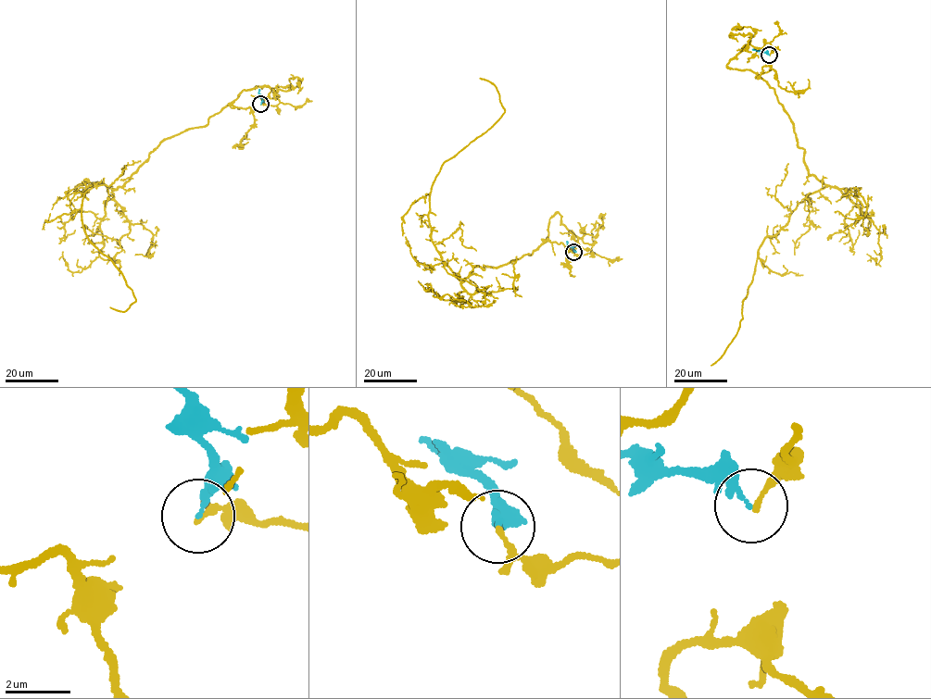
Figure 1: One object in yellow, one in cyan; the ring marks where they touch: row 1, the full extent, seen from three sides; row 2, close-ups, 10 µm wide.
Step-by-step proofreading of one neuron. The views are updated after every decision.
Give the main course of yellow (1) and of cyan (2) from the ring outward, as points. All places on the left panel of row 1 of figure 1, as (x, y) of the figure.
1: (260, 105), (280, 102), (242, 90), (123, 186), (82, 193), (88, 241), (136, 301), (110, 306)
2: (260, 105), (258, 89)

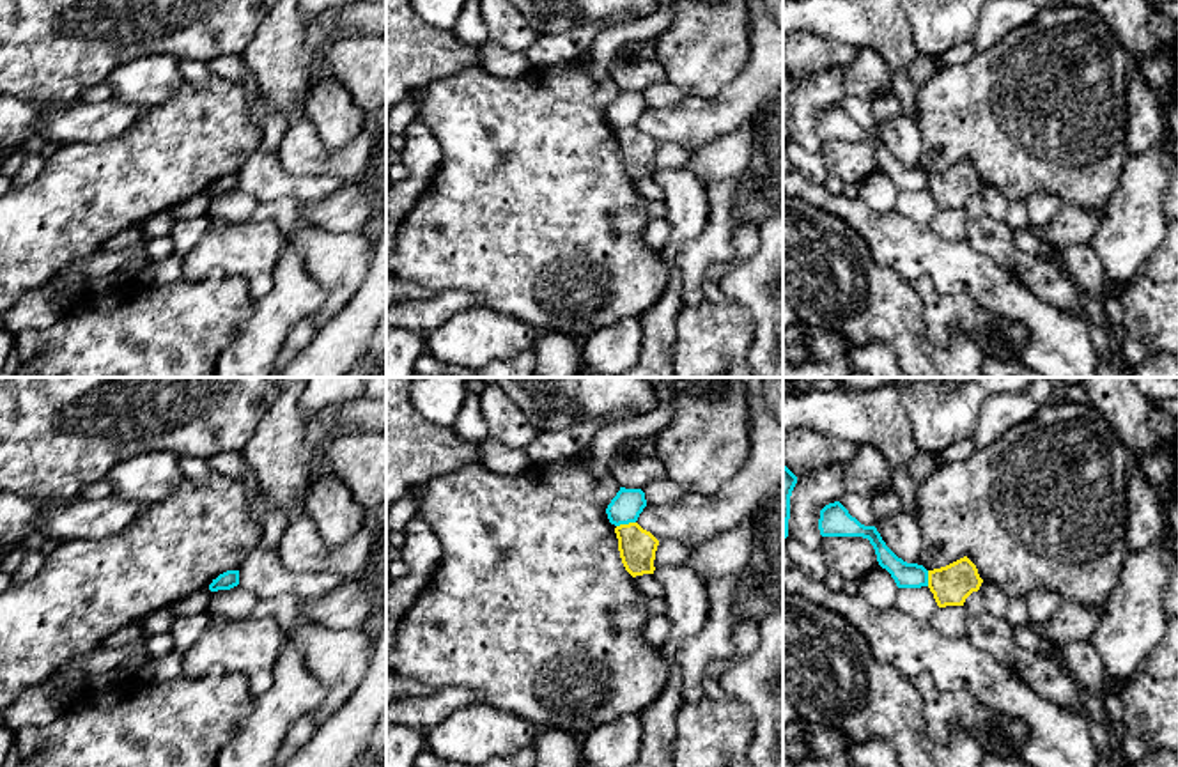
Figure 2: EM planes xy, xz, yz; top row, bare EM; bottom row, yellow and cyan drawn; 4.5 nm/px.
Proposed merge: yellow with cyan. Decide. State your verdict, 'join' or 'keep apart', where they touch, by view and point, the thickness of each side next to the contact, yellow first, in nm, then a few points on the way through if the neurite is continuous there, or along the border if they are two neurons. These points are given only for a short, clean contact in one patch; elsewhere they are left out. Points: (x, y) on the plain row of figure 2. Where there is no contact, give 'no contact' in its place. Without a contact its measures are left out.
keep apart | xz (626, 128) | 170/140 nm | along xz (635, 124), (617, 130)

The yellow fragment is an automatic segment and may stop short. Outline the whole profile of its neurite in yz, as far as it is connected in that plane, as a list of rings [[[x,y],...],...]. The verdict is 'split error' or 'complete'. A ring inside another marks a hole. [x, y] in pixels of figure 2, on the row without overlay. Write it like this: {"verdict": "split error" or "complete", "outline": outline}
{"verdict": "complete", "outline": [[[967,159],[928,174],[928,191],[939,211],[964,209],[965,202],[978,195],[981,186],[976,168]]]}

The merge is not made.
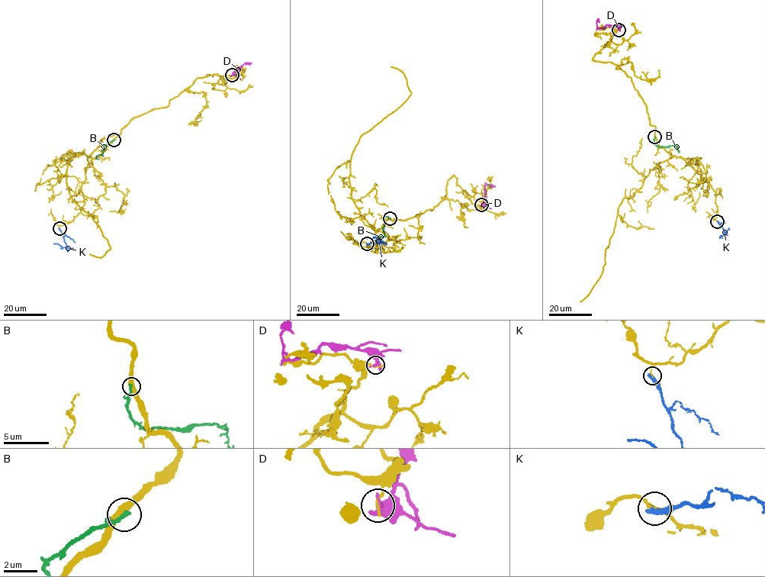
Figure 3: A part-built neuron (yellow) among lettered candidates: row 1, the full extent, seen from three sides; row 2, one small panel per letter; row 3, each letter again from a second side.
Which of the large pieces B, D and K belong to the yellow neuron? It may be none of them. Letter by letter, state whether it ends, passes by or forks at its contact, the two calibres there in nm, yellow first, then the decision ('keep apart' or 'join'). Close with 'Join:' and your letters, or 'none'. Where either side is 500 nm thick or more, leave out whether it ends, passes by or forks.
B: it ends there; 400 nm thick on the yellow side, 260 nm on the other; keep apart
D: it ends there; 160 nm thick on the yellow side, 300 nm on the other; keep apart
K: it ends there; 110 nm thick on the yellow side, 400 nm on the other; keep apart
Join: none

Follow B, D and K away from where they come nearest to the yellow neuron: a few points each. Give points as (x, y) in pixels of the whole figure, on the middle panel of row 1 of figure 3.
B: (390, 218), (386, 216), (383, 218), (384, 235), (380, 236), (383, 236)
D: (481, 204), (483, 204), (485, 185), (495, 186)
K: (367, 243), (379, 240), (376, 237), (366, 238)

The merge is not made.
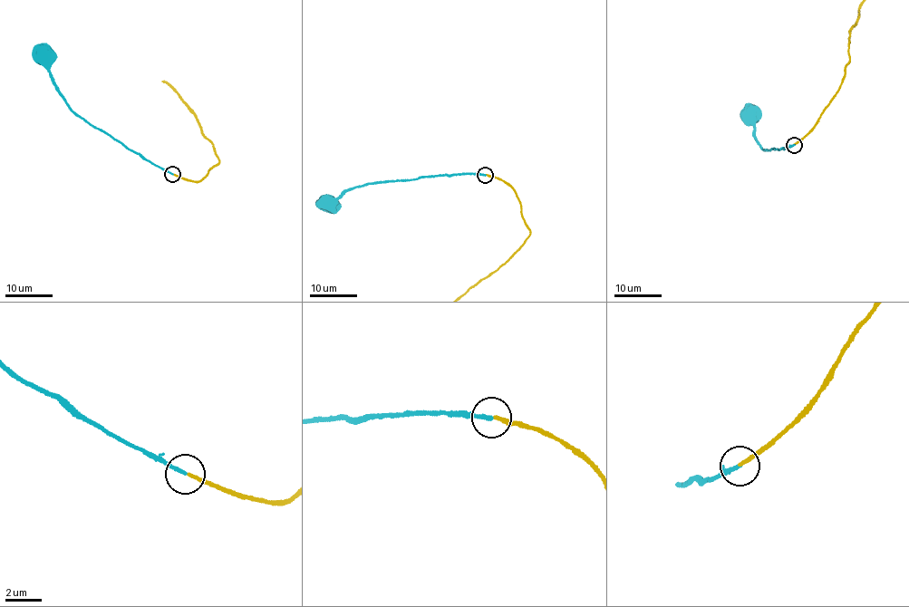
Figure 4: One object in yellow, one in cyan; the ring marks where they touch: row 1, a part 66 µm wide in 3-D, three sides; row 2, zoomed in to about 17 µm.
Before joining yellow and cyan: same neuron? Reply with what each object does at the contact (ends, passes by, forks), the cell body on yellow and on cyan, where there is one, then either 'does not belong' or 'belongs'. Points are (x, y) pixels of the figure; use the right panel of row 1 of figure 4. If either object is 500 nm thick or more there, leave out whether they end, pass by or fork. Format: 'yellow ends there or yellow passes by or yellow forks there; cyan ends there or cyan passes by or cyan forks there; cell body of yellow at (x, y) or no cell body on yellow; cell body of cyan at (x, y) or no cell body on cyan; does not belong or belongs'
yellow ends there; cyan ends there; no cell body on yellow; cell body of cyan at (749, 115); belongs

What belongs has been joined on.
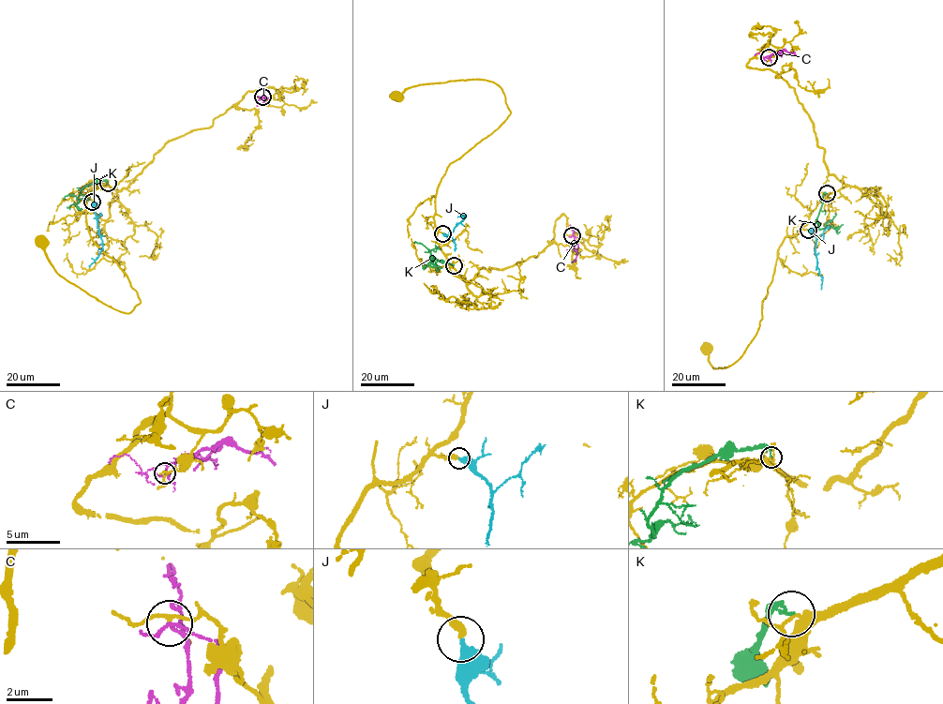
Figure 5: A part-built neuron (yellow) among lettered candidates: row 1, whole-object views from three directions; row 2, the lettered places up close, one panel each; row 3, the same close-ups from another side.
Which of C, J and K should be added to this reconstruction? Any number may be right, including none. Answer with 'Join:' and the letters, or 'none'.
Join: J

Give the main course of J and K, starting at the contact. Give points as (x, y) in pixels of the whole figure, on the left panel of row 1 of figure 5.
J: (92, 202), (102, 247), (89, 266)
K: (107, 183), (96, 181), (82, 188), (77, 203), (74, 204), (82, 208)

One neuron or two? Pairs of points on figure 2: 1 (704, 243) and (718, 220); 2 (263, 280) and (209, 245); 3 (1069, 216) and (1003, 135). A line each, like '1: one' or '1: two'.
1: one
2: one
3: two

